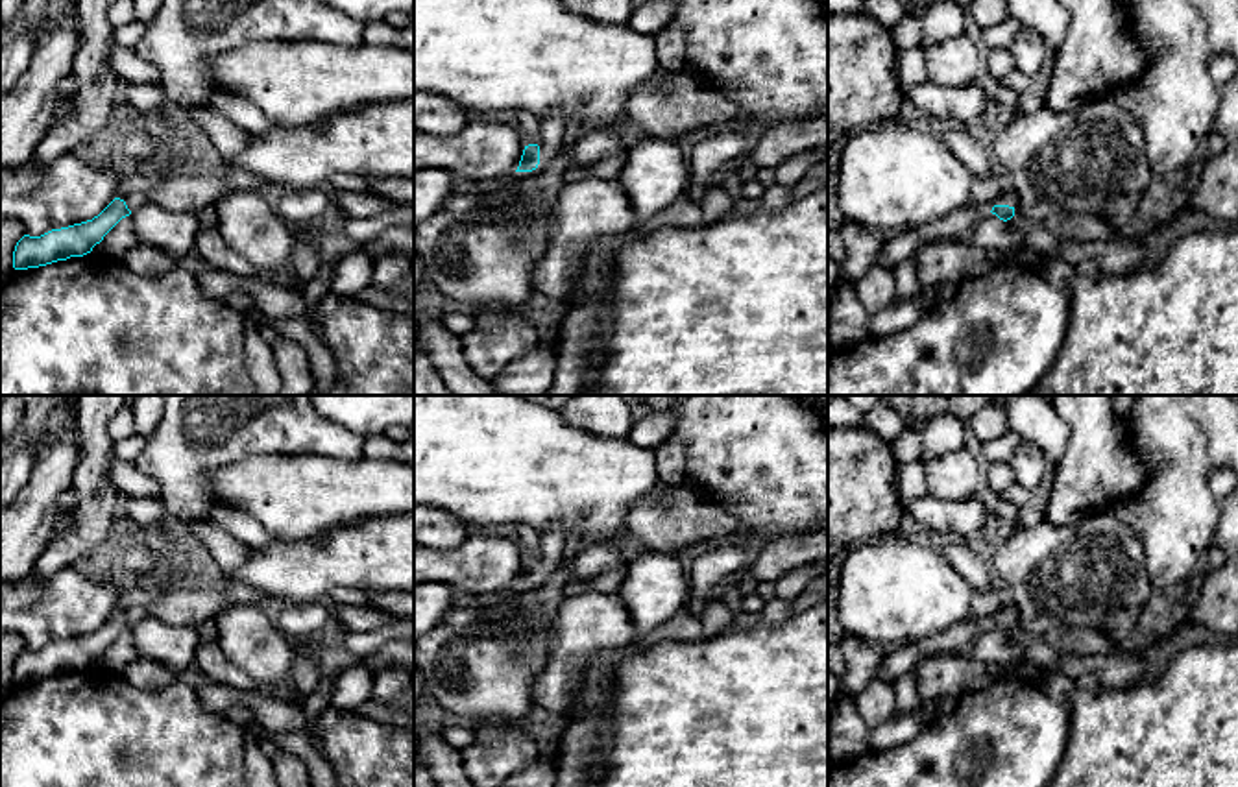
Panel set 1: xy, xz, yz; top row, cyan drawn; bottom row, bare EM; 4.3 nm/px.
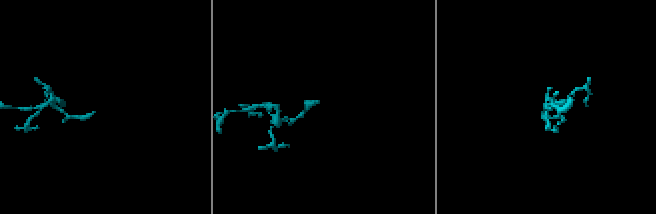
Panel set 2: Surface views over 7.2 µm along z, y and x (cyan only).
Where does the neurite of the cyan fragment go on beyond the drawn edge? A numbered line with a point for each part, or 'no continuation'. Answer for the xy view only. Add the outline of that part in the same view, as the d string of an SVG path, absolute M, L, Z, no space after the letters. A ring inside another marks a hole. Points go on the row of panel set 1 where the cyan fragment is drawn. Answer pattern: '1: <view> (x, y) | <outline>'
1: xy (135, 200) | M135 190L127 198L124 198L127 209L133 212L148 203L148 198L140 192Z

